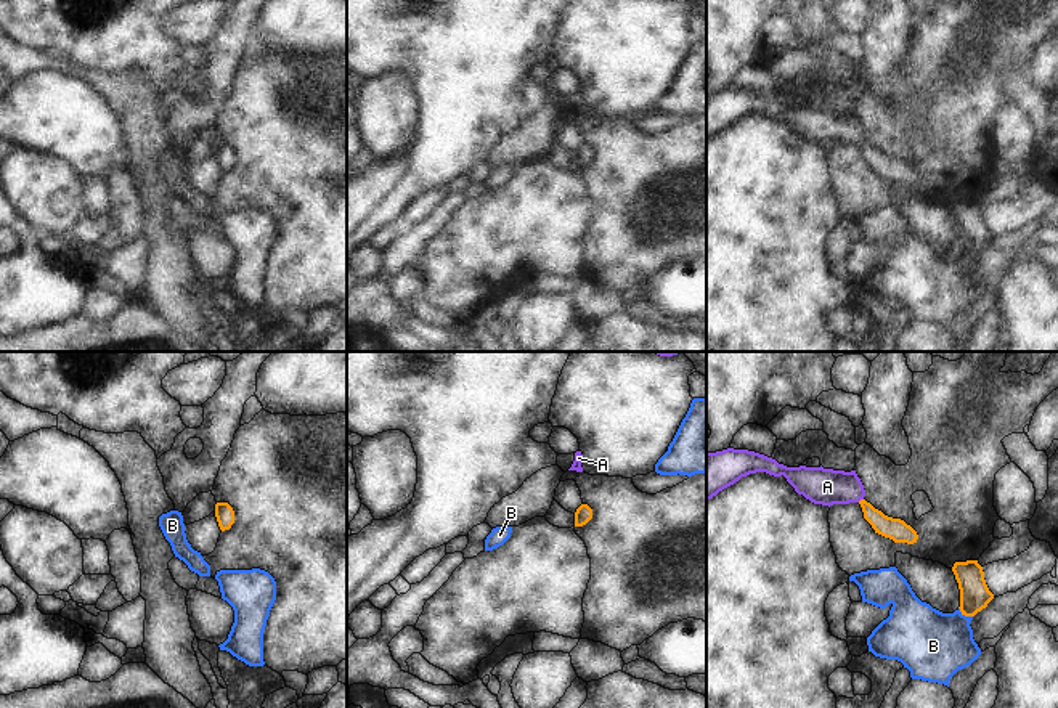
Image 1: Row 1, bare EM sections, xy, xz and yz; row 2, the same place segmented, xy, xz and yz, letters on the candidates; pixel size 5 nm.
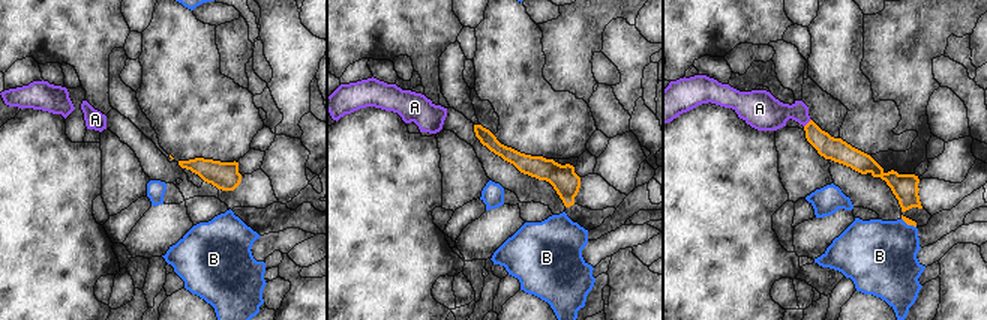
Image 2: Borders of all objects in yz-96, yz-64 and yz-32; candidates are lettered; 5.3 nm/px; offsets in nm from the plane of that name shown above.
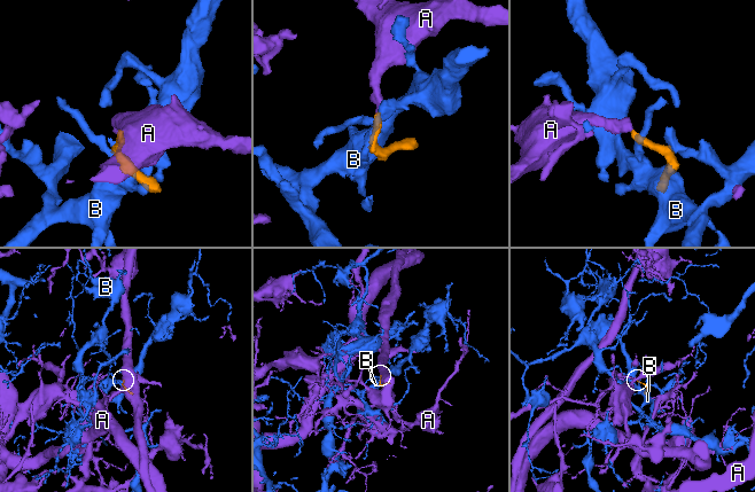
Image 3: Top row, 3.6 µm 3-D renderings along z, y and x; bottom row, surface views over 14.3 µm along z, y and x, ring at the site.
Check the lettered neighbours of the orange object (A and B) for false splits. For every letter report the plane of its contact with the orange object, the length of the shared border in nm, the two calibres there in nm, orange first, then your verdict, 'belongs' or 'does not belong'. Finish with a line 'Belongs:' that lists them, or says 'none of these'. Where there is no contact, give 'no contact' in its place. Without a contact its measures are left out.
A: contact in yz; length 40 nm; calibres 110 and 190 nm; belongs
B: contact in yz; length 90 nm; calibres 150 and 340 nm; does not belong
Belongs: A

